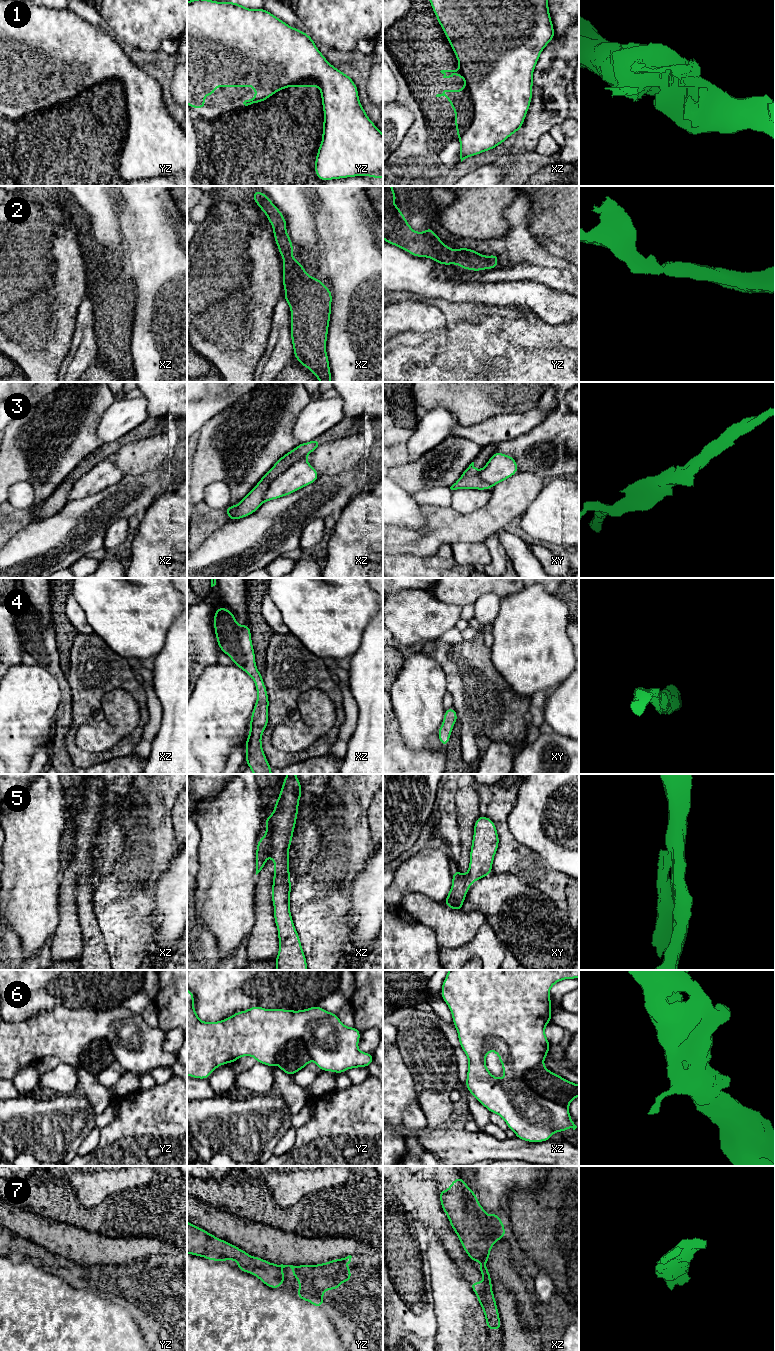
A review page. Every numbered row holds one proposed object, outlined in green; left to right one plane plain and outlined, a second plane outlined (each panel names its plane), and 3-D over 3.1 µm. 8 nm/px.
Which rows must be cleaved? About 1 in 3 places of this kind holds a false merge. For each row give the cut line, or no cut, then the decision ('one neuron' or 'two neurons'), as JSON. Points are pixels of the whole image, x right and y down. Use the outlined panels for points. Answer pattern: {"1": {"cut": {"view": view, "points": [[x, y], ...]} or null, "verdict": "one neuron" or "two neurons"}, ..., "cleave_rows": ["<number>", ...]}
{"1": {"cut": null, "verdict": "one neuron"}, "2": {"cut": null, "verdict": "one neuron"}, "3": {"cut": {"view": "xz", "points": [[305, 458], [296, 461], [281, 473], [270, 484], [262, 501]]}, "verdict": "two neurons"}, "4": {"cut": null, "verdict": "one neuron"}, "5": {"cut": {"view": "xz", "points": [[265, 835], [270, 845], [271, 853]]}, "verdict": "two neurons"}, "6": {"cut": {"view": "xz", "points": [[524, 1074], [524, 1082], [530, 1088], [539, 1095], [567, 1109]]}, "verdict": "two neurons"}, "7": {"cut": null, "verdict": "one neuron"}, "cleave_rows": ["3", "5", "6"]}

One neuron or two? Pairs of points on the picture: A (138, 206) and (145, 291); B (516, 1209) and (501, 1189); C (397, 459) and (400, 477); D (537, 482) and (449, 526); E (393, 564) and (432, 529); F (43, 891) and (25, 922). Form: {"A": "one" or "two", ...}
{"A": "one", "B": "two", "C": "two", "D": "one", "E": "two", "F": "one"}

